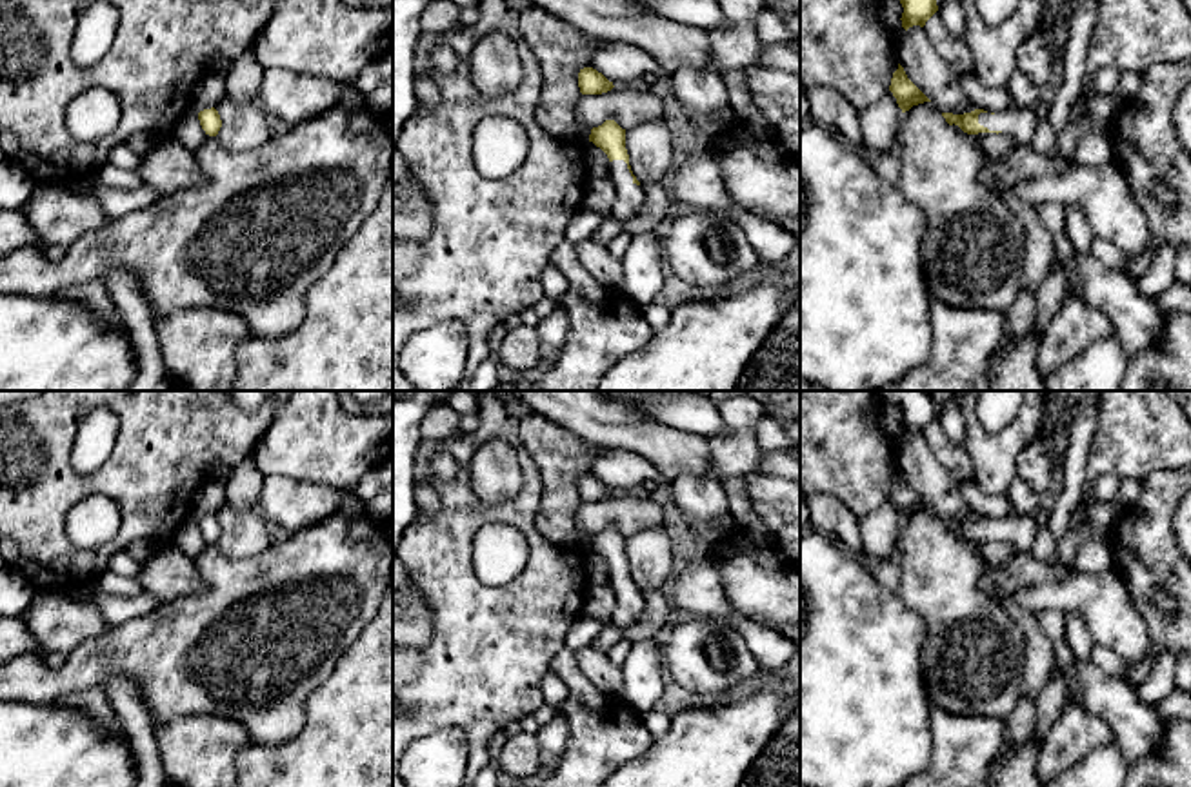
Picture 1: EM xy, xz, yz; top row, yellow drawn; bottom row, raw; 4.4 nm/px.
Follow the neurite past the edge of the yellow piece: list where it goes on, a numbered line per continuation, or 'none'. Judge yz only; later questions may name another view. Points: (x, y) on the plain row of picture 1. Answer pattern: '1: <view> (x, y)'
1: yz (1017, 529)

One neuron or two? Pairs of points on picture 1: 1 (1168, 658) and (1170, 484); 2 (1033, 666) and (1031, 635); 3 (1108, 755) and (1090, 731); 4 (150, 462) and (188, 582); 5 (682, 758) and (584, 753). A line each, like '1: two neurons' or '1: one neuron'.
1: two neurons
2: one neuron
3: two neurons
4: two neurons
5: two neurons

